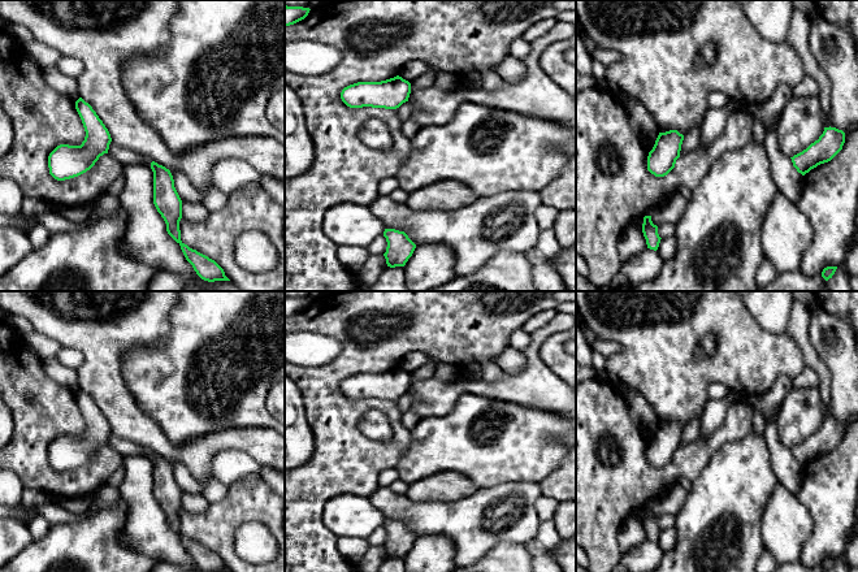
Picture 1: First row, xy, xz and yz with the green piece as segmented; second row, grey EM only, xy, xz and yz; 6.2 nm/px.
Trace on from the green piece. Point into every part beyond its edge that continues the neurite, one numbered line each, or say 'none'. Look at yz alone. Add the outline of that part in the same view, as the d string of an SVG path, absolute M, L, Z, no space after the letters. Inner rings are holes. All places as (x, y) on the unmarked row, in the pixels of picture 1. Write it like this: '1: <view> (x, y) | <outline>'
1: yz (692, 430) | M693 419L684 428L680 447L696 441L701 436L701 419Z

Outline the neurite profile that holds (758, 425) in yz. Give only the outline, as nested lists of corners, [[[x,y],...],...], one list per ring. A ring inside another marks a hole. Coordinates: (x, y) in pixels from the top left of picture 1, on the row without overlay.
[[[753,408],[751,429],[758,434],[763,434],[766,426],[767,426],[767,421],[763,417],[763,415],[758,410]]]

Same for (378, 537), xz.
[[[382,526],[377,528],[369,537],[365,540],[368,541],[369,546],[380,546],[385,545],[387,538],[386,529]]]

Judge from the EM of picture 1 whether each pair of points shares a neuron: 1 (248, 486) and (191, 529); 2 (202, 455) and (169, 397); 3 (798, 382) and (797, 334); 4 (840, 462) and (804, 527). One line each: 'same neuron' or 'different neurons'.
1: same neuron
2: different neurons
3: different neurons
4: different neurons

